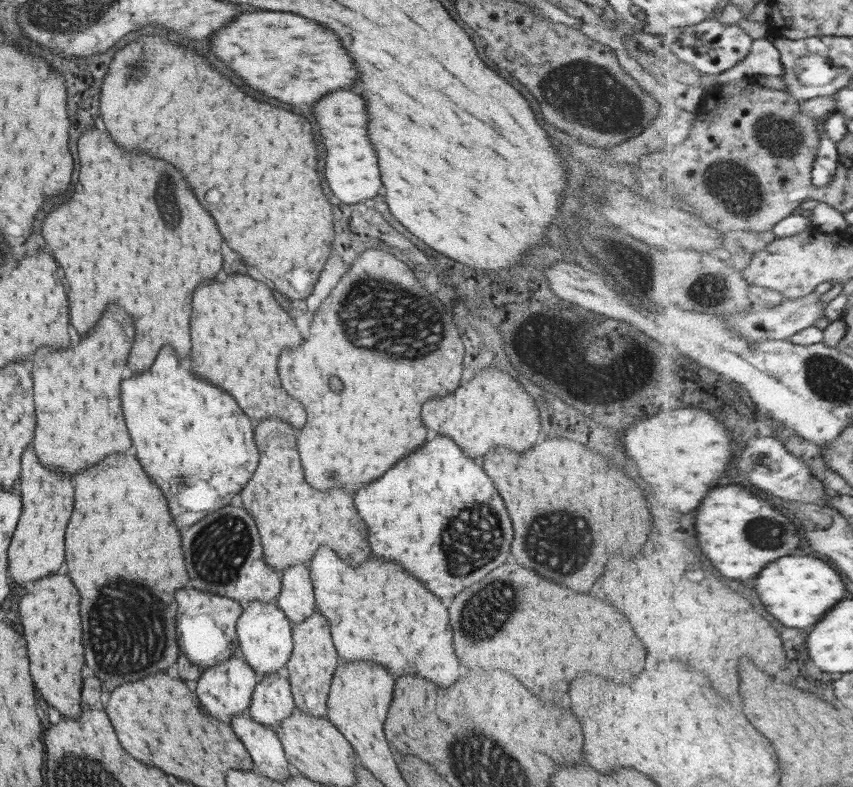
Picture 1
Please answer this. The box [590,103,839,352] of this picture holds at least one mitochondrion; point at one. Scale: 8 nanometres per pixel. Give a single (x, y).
(733, 181)

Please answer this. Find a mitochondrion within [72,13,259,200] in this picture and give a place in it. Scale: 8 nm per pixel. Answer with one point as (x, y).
(139, 64)

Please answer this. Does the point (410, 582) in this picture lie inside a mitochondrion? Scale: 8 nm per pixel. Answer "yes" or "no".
no

